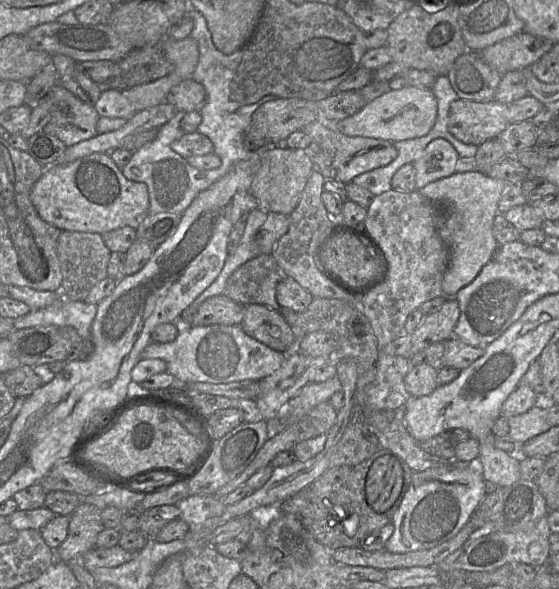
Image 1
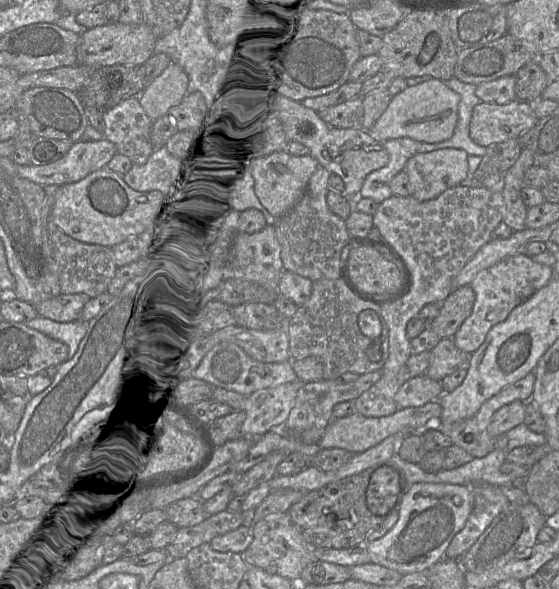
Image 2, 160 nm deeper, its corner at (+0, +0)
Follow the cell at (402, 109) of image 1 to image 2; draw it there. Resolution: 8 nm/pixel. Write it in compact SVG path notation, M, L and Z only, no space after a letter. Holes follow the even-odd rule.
M430 78L394 95L367 132L379 142L397 138L411 138L425 143L442 142L451 138L454 133L459 101L459 94L451 90L444 81Z

